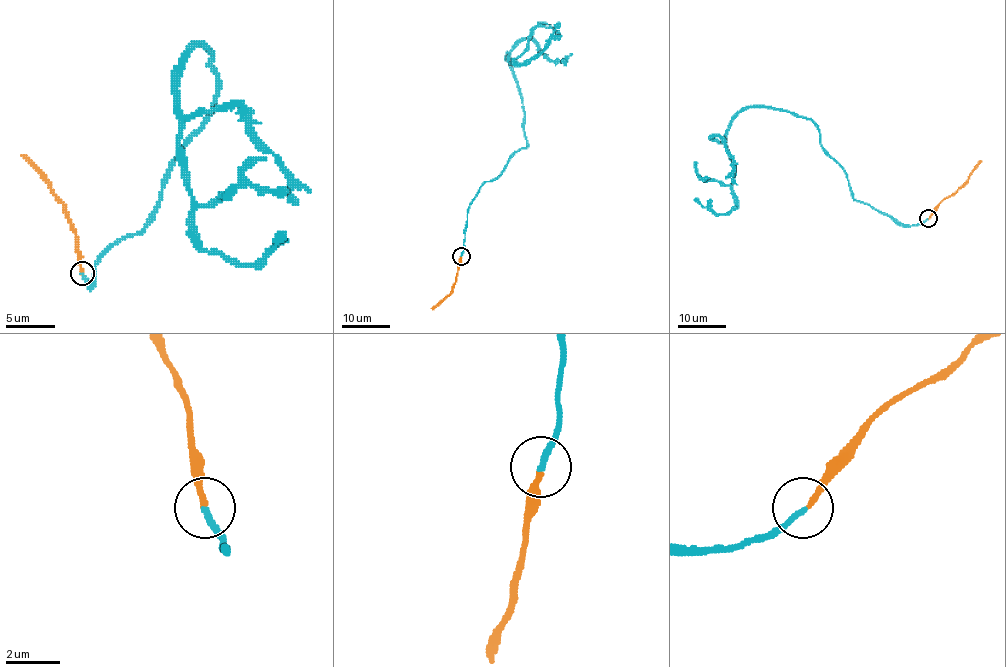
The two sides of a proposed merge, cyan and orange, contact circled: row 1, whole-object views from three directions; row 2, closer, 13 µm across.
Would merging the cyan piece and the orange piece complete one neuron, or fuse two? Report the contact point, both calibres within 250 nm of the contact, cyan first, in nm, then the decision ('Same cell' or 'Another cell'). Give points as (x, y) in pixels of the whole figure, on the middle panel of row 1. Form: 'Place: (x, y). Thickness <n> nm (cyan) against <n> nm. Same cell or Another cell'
Place: (461, 256). Thickness 220 nm (cyan) against 190 nm. Same cell

